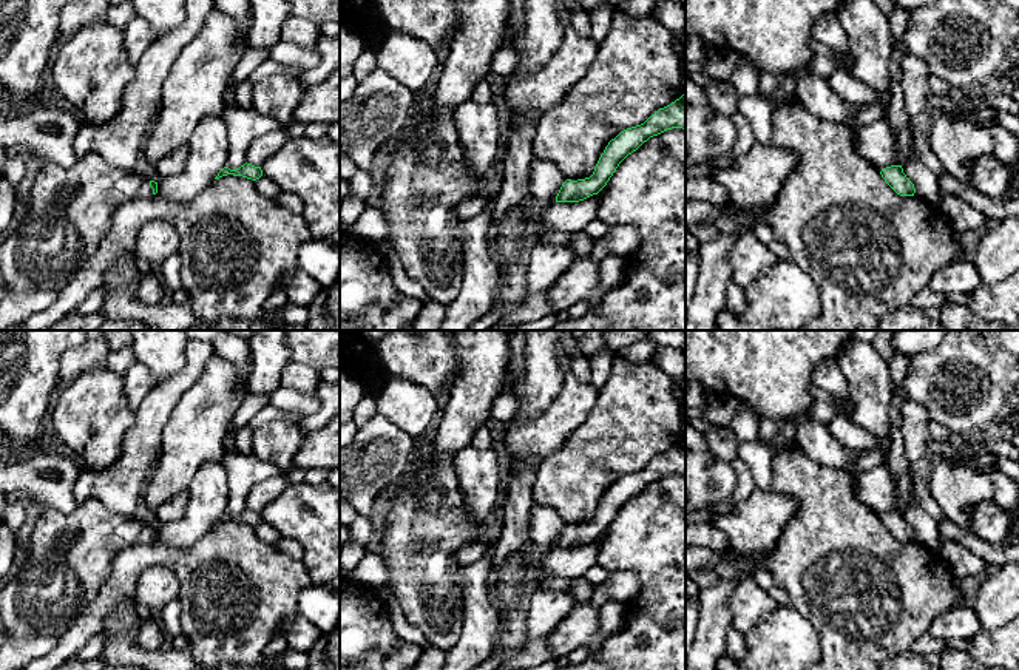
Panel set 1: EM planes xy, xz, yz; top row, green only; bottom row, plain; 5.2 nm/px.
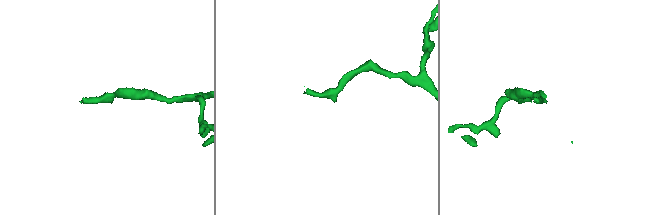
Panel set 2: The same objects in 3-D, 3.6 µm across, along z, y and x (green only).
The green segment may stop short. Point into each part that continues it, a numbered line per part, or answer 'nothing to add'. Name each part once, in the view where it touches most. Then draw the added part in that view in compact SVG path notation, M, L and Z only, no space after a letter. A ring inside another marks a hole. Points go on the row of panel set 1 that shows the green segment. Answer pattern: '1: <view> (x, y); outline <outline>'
1: xy (68, 204); outline M88 151L73 167L43 162L20 225L0 241L5 286L9 292L62 290L108 235L116 208L133 199L151 198L147 178L110 165L97 151Z

